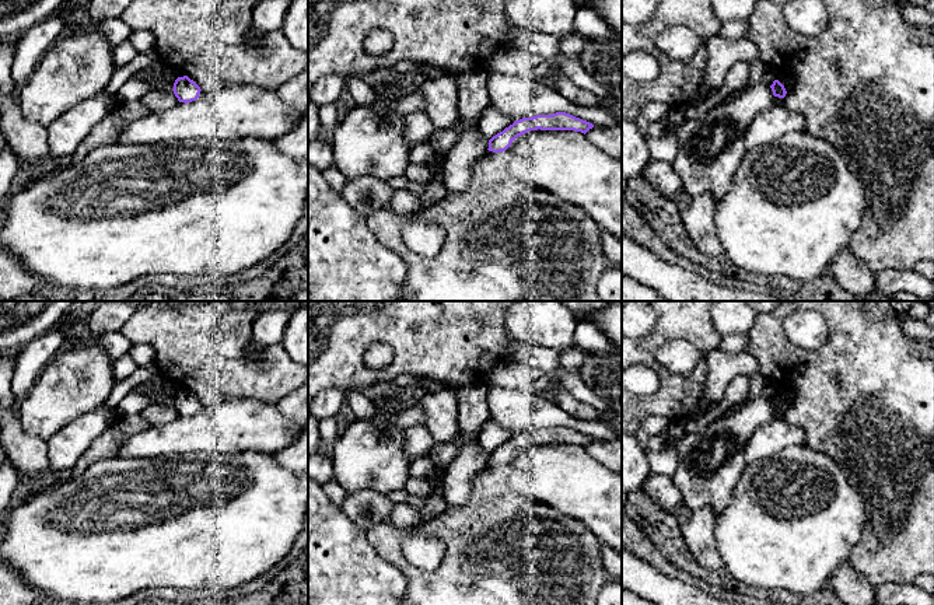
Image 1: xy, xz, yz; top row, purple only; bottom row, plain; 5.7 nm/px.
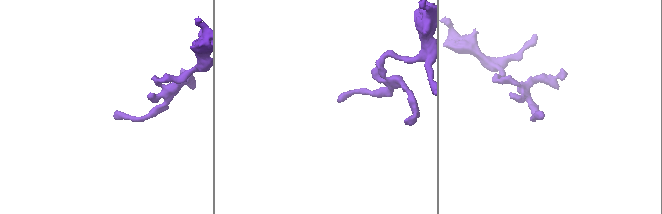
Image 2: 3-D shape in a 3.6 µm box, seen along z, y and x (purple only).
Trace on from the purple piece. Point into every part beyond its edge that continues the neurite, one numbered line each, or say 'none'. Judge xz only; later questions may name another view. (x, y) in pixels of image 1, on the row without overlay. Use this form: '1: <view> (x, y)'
none

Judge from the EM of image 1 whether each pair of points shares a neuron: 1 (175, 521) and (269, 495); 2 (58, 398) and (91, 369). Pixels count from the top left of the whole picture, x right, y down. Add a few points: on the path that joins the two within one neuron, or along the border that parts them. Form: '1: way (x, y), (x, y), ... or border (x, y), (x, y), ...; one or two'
1: way (199, 521), (227, 520), (245, 511); one
2: way (66, 390), (83, 376); one

